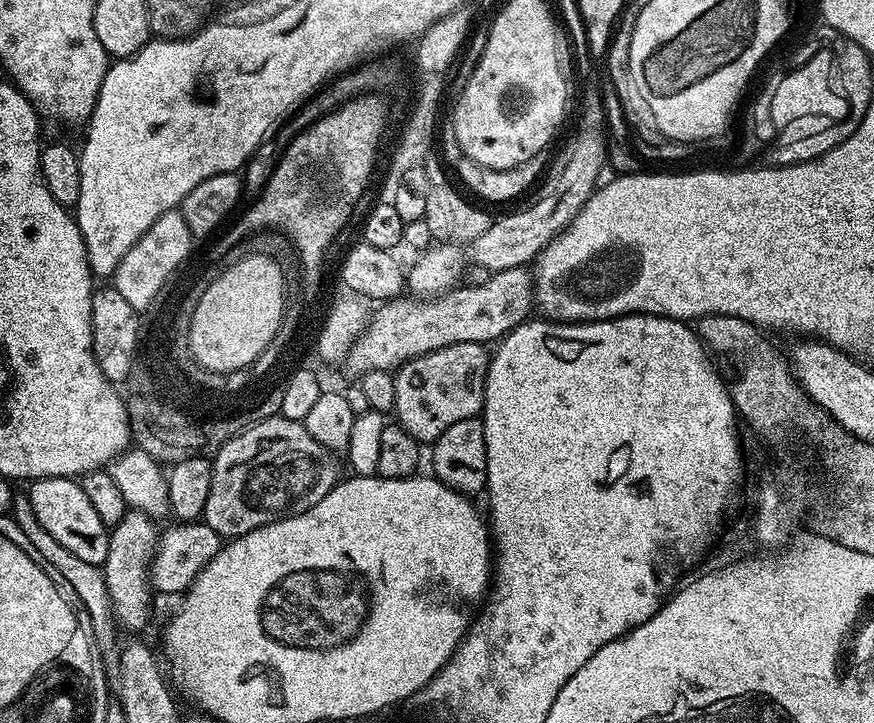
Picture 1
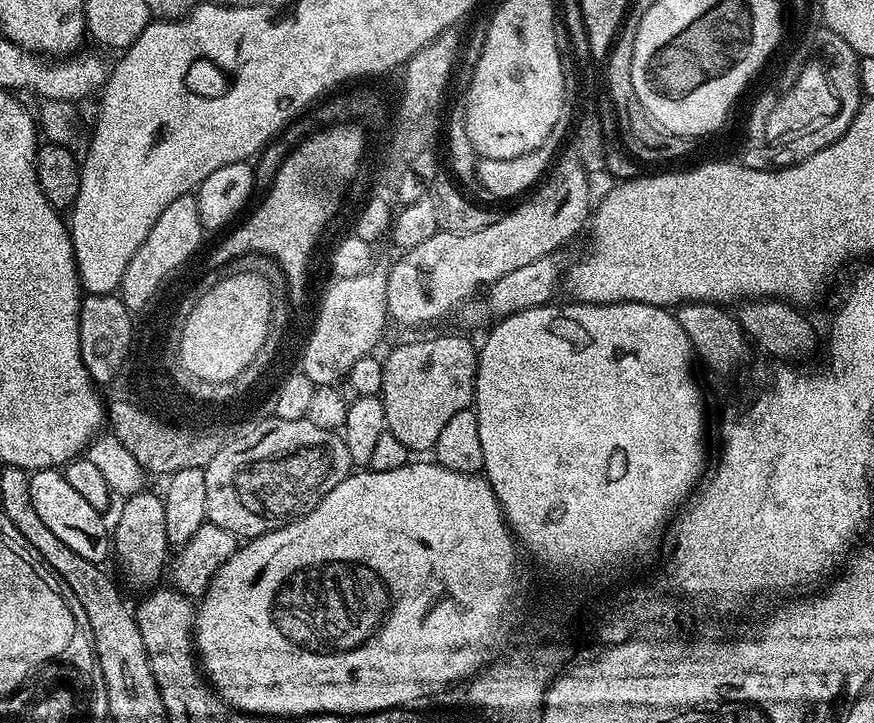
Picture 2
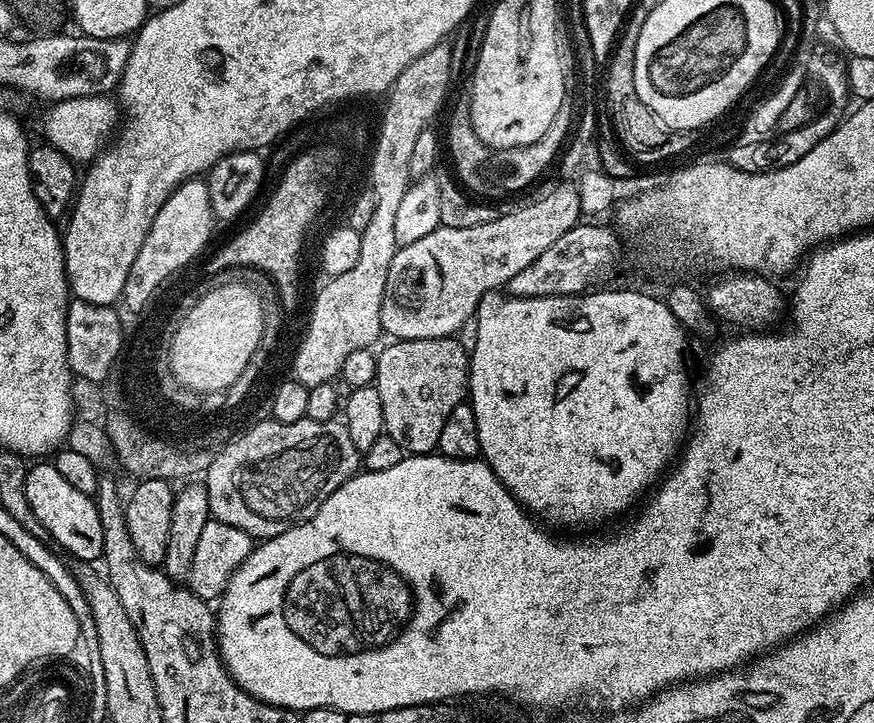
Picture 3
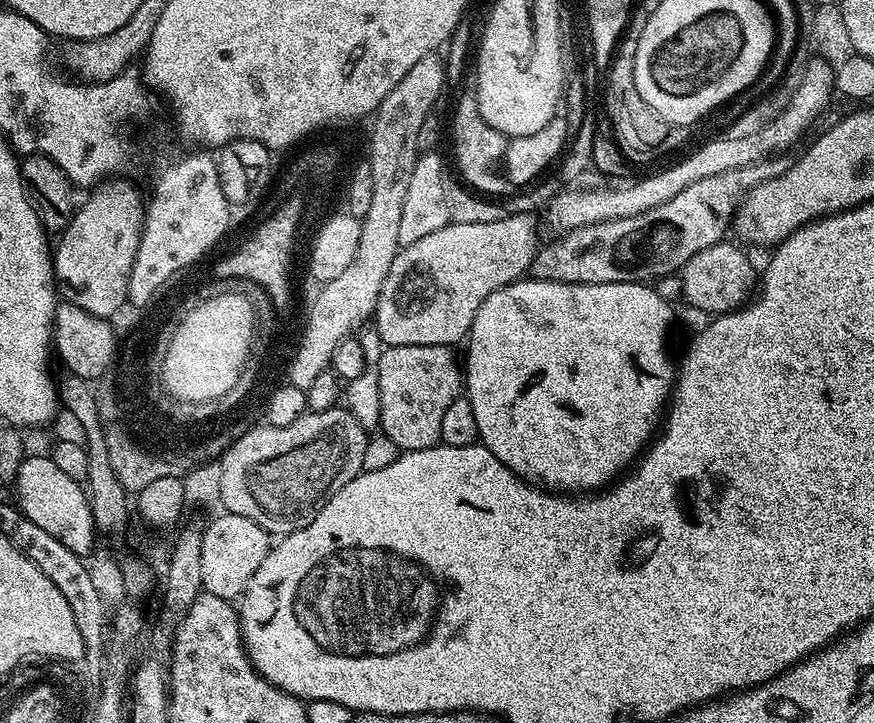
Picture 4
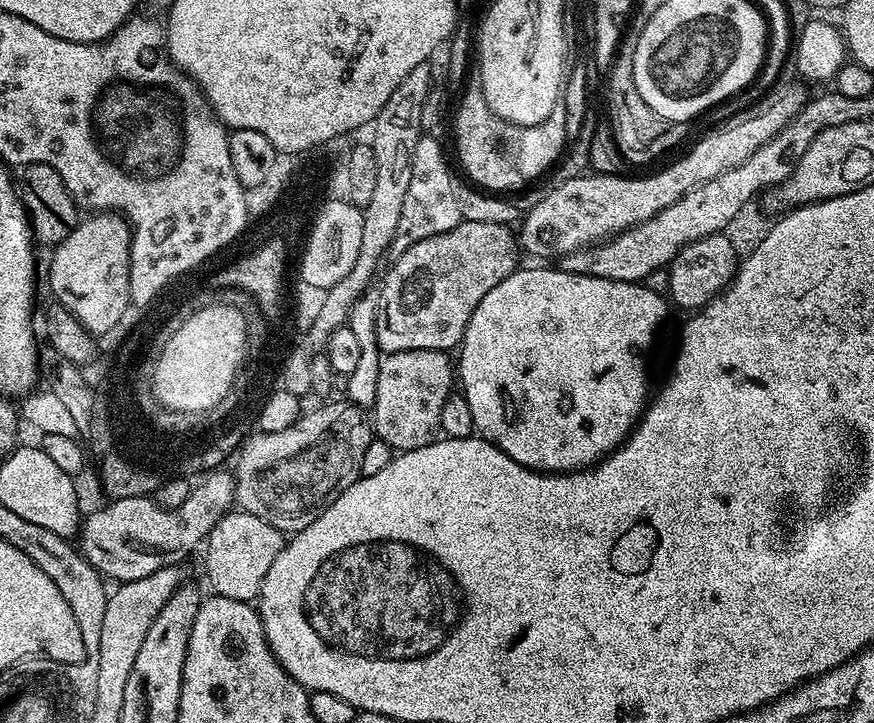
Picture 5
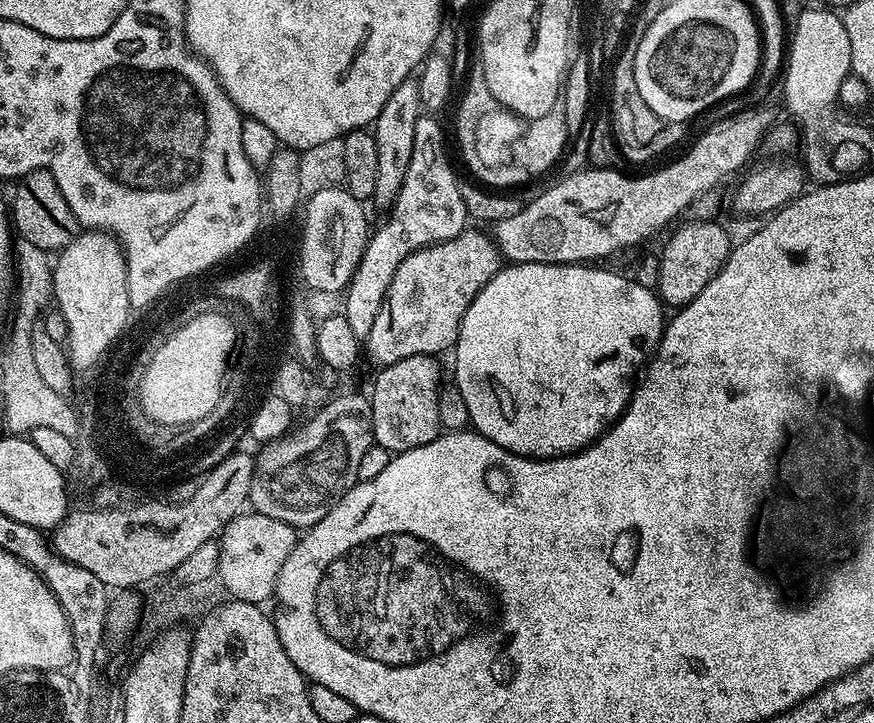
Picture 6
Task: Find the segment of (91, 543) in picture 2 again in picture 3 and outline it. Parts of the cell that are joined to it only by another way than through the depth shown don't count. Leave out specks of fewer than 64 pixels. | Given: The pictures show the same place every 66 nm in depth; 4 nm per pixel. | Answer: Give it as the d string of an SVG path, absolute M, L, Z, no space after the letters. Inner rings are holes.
M36 462L29 467L26 474L26 502L30 502L30 510L34 510L49 537L69 557L76 556L72 558L80 562L96 562L103 557L102 518L96 509L95 499L82 494L82 490L74 490L74 486L70 486L70 482L58 474L55 463Z

